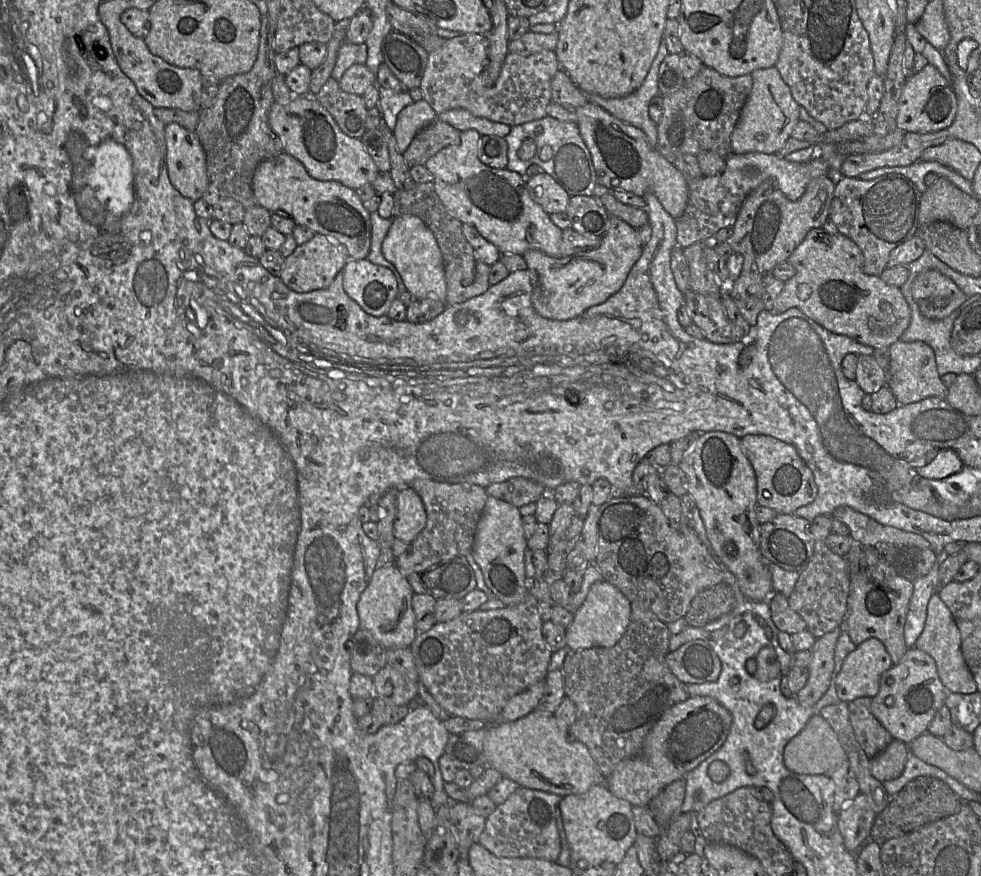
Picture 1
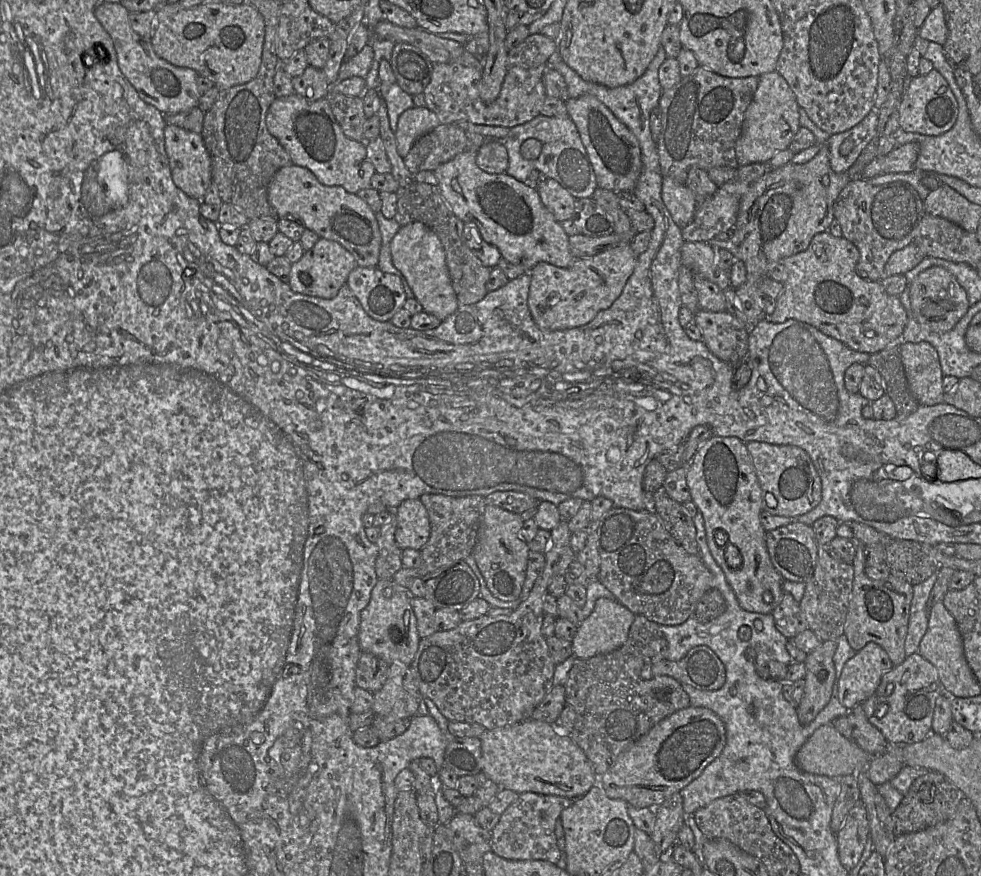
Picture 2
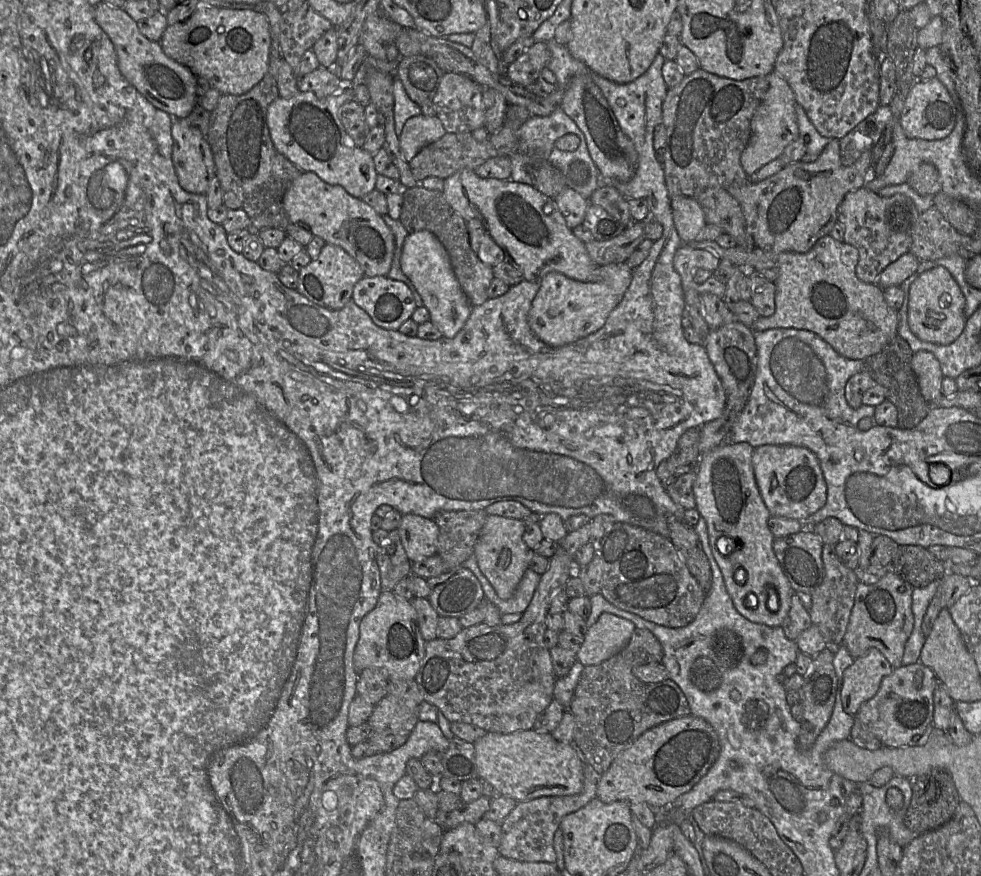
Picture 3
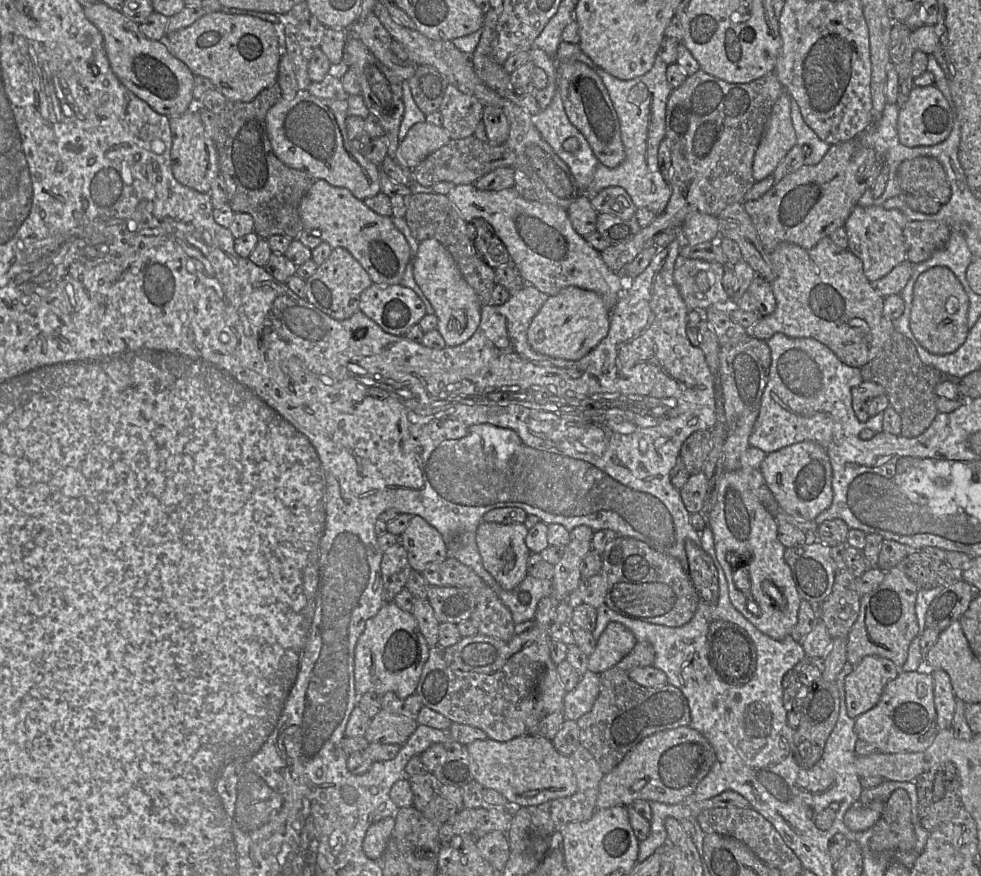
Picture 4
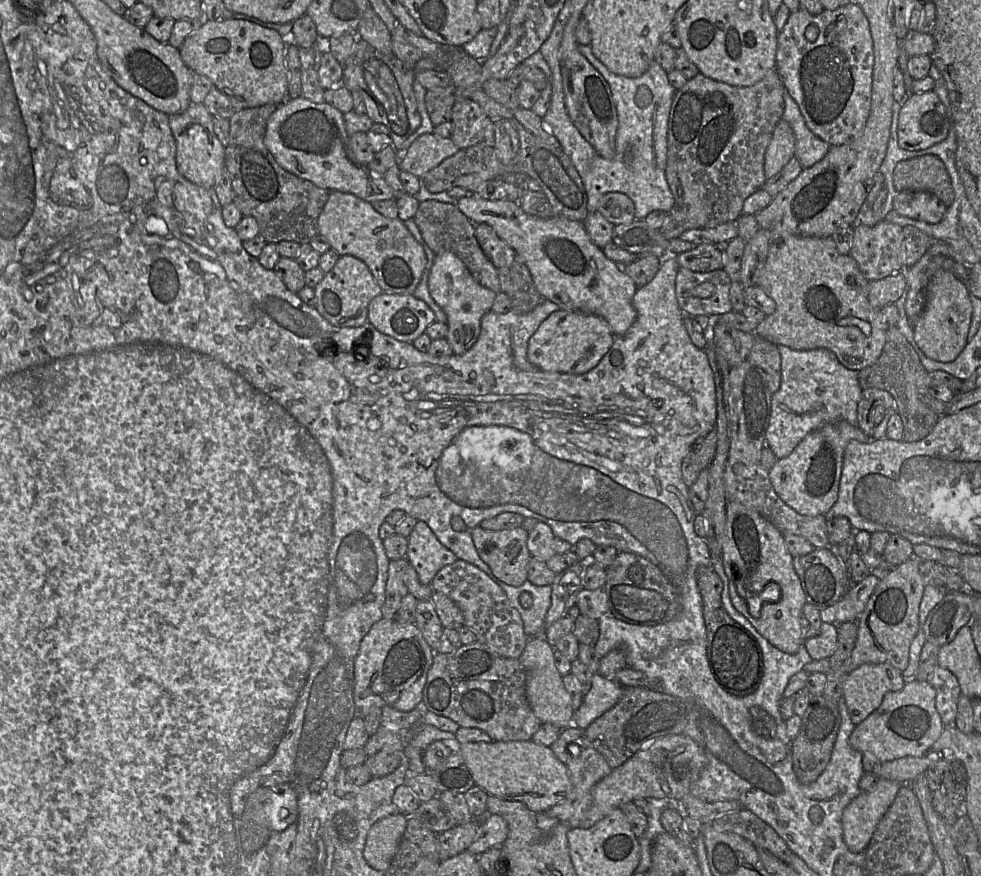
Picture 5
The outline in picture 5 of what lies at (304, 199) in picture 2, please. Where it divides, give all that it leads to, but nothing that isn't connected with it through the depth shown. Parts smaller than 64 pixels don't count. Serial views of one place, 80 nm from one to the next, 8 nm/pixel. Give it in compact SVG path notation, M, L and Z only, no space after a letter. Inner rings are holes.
M330 191L318 217L317 226L318 234L328 241L331 249L339 256L354 256L368 266L383 293L413 295L426 269L427 257L423 246L414 238L404 221L381 215L373 208L371 202L362 200L351 193Z

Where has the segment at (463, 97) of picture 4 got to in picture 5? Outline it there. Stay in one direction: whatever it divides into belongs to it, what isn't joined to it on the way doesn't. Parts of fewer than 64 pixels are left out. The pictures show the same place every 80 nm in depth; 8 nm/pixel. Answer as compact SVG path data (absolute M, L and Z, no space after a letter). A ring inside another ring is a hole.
M457 99L452 108L451 141L464 149L483 142L484 121L487 115L479 104L471 99Z

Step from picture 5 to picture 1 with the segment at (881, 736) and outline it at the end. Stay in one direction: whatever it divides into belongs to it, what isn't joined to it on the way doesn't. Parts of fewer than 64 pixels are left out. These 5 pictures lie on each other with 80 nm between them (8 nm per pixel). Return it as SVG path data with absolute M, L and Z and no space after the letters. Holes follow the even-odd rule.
M911 647L898 664L892 665L882 675L879 690L872 698L870 710L893 740L909 744L921 734L928 732L928 726L935 713L944 705L947 694L939 679L934 659L916 647ZM889 696L893 698L891 706L885 704L885 699Z

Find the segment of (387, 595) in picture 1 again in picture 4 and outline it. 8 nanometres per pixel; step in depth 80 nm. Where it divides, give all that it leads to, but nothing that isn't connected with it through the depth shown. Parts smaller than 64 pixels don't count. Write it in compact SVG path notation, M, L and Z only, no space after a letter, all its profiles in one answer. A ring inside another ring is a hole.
M394 601L385 602L378 611L378 613L367 620L365 628L356 643L355 653L354 653L354 680L355 680L355 687L357 692L357 703L359 696L369 692L376 693L378 695L384 695L387 692L393 692L401 699L404 699L416 693L417 684L419 682L424 664L429 657L429 650L430 650L430 646L428 646L426 639L421 633L418 622L413 616L413 614L400 609Z

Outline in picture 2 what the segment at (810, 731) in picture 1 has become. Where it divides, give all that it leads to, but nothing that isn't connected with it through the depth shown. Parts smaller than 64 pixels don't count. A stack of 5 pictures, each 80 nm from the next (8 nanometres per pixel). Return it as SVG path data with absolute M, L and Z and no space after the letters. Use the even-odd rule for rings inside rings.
M825 724L816 729L799 749L795 762L802 771L840 778L846 775L856 776L857 773L865 771L873 756L862 750L852 739L845 738L832 724Z

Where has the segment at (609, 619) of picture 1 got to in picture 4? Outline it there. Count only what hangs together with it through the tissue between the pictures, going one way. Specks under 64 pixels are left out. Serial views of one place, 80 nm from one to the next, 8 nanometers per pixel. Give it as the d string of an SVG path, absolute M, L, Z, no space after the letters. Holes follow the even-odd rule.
M618 622L609 623L597 640L594 652L588 656L588 670L600 674L612 668L631 652L636 642L633 633L625 626Z

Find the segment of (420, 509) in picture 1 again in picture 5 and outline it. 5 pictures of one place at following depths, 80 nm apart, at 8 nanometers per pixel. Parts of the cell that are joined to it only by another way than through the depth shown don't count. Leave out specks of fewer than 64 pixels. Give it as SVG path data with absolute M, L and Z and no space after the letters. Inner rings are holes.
M417 521L407 539L406 558L416 570L421 583L425 585L431 584L441 568L458 560L424 521Z

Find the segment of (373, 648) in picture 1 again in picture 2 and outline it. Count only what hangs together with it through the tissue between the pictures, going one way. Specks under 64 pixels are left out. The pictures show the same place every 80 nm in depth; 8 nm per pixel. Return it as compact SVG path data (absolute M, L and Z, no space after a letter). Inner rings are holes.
M362 651L356 667L356 685L376 693L389 677L389 665L384 659Z

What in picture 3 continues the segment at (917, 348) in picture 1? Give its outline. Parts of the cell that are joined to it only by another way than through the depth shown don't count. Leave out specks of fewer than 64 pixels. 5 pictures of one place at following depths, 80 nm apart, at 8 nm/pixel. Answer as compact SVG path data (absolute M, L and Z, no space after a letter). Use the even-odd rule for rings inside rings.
M922 350L913 354L911 364L922 396L931 406L936 406L943 396L940 362L934 354Z

